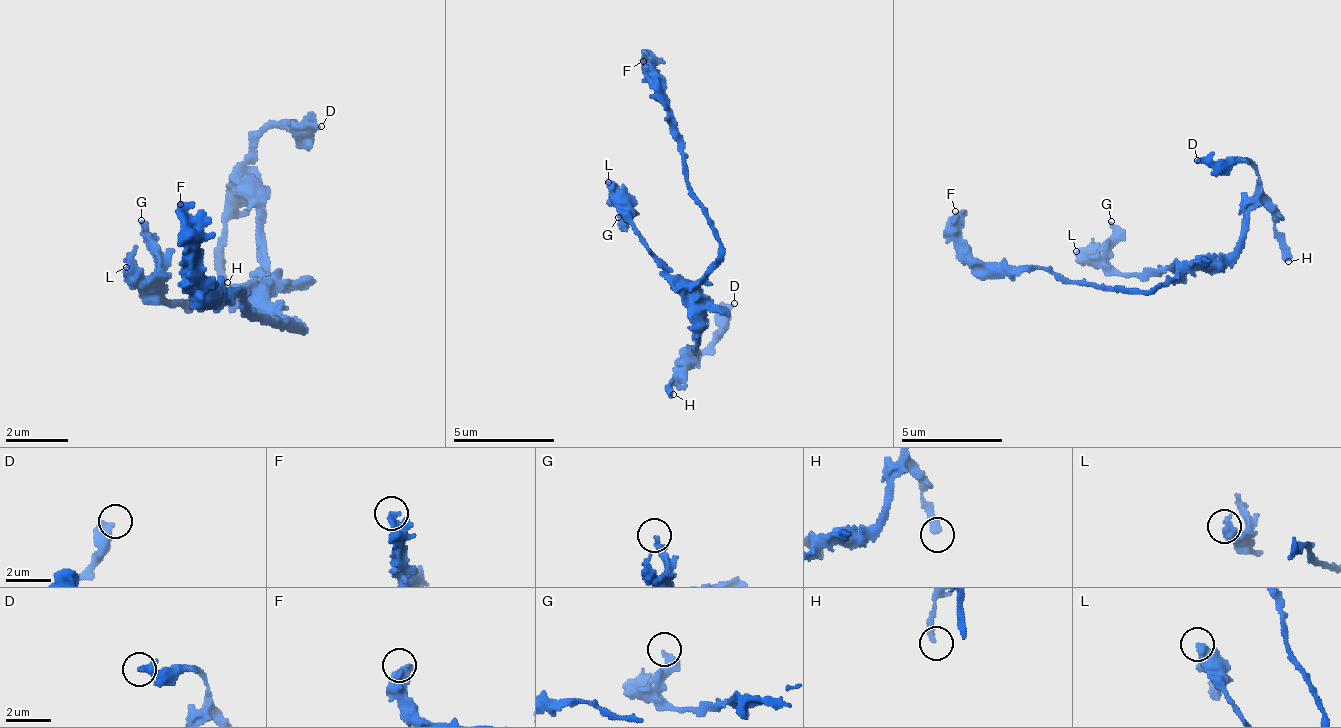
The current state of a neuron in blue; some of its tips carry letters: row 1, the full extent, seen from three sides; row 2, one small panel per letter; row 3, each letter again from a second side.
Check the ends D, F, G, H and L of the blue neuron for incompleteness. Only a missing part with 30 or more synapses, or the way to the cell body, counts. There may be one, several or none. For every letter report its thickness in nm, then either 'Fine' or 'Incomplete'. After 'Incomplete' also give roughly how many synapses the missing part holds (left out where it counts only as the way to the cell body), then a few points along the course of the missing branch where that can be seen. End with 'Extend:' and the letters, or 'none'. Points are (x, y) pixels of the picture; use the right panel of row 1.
D: Thickness 420 nm. Fine
F: Thickness 500 nm. Fine
G: Thickness 300 nm. Fine
H: Thickness 280 nm. Incomplete. Roughly 190 synapses
L: Thickness 300 nm. Fine
Extend: H

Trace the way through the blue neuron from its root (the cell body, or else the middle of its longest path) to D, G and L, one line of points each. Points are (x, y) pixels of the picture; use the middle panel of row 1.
D: (719, 263), (699, 288), (699, 343), (688, 364), (714, 338), (719, 318), (734, 303)
G: (719, 263), (714, 263), (693, 283), (683, 283), (623, 217), (628, 217), (618, 217)
L: (719, 263), (714, 263), (693, 283), (683, 283), (648, 247), (648, 242), (633, 222), (628, 202), (608, 182)

